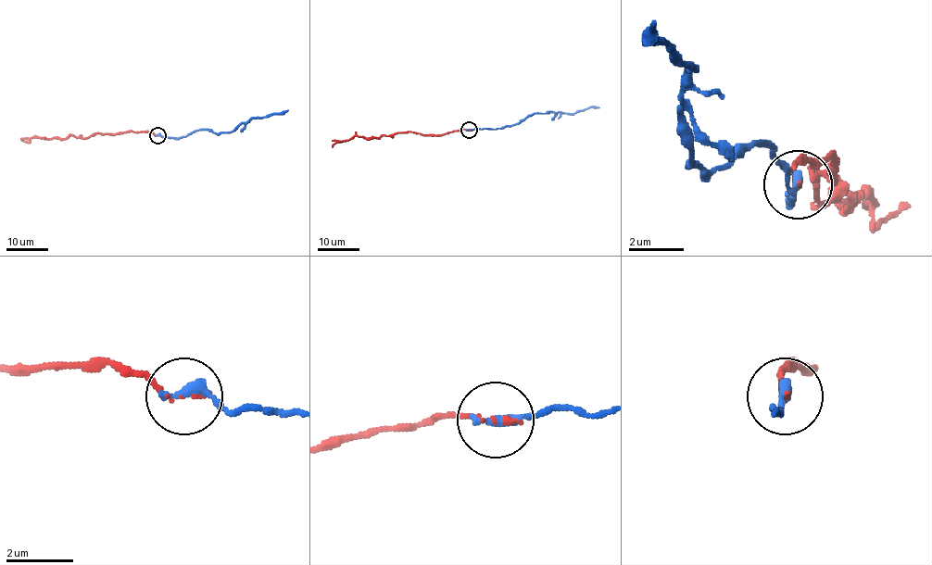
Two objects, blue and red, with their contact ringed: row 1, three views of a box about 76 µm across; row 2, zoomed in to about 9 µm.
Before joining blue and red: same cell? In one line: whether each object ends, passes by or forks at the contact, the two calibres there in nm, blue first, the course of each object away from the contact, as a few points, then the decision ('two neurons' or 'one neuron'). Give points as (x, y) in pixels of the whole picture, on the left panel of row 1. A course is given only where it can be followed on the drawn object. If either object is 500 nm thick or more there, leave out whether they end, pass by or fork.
blue ends there; red ends there; 360 nm thick on the blue side, 100 nm on the other; blue runs (157, 135), (185, 137), (205, 129), (216, 133), (232, 131), (252, 119), (288, 110); red runs (157, 135), (132, 131), (94, 133), (84, 138), (73, 135), (65, 138), (21, 138); one neuron

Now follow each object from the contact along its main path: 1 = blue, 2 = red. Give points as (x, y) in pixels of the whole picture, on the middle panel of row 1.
1: (469, 130), (516, 125), (535, 113), (576, 113), (599, 107)
2: (469, 130), (421, 135), (405, 131), (368, 138), (352, 136), (333, 146)

